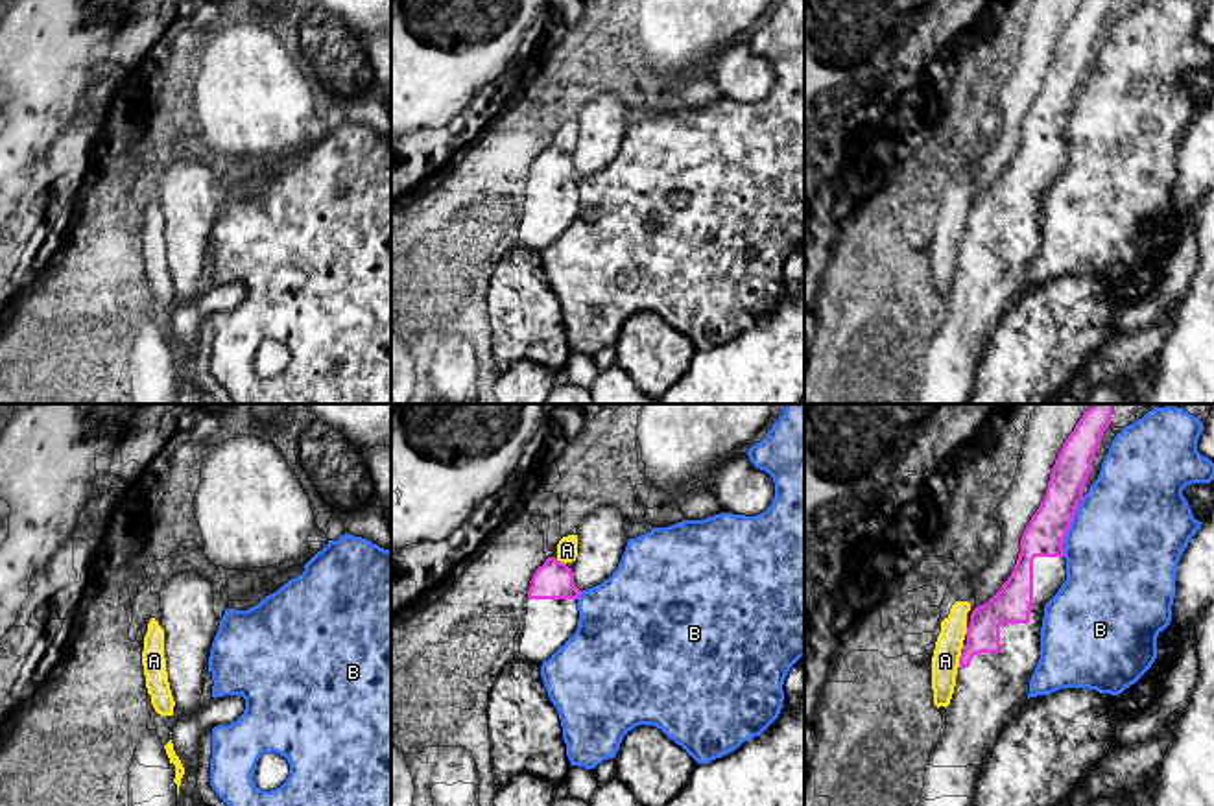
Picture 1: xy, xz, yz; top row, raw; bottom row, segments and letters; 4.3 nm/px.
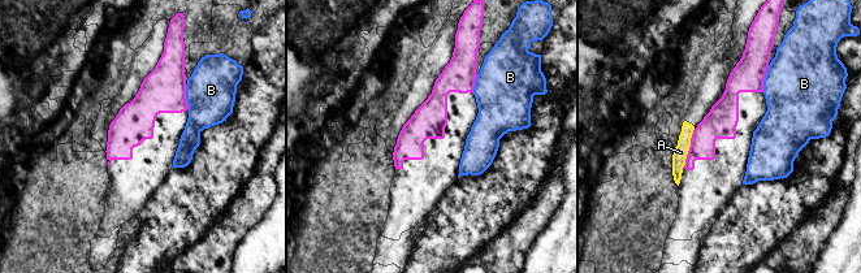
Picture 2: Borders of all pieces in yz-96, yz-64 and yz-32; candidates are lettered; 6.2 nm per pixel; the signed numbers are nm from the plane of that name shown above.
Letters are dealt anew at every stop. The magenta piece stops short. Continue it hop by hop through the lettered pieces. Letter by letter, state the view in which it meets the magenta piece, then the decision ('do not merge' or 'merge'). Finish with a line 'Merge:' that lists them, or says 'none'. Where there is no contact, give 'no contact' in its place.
A: yz | do not merge
B: yz | do not merge
Merge: none

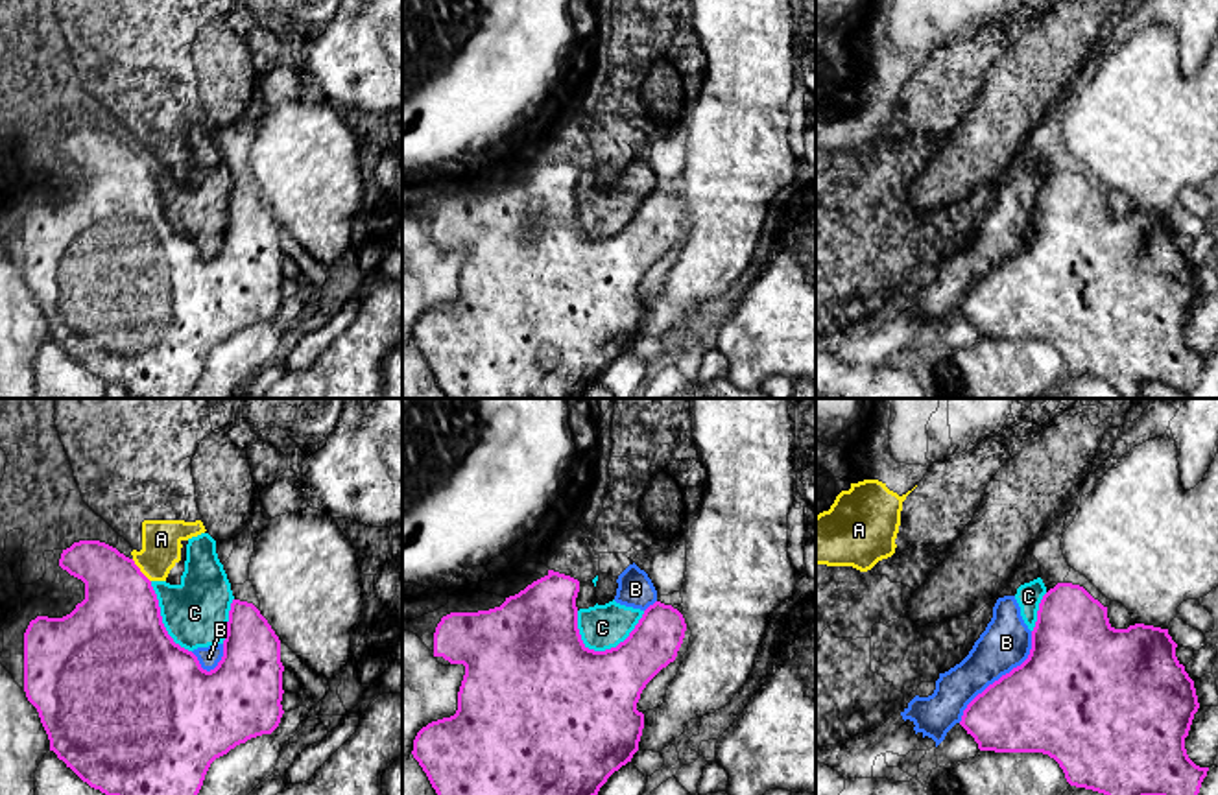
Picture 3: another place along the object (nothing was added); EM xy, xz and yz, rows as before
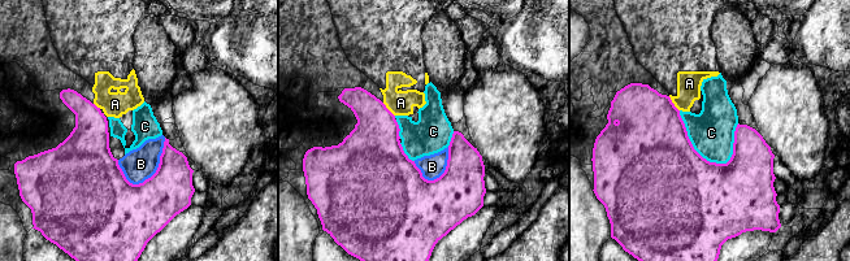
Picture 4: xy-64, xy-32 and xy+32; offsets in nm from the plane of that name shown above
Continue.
A: xy | do not merge
B: yz | do not merge
C: xz | do not merge
Merge: none

